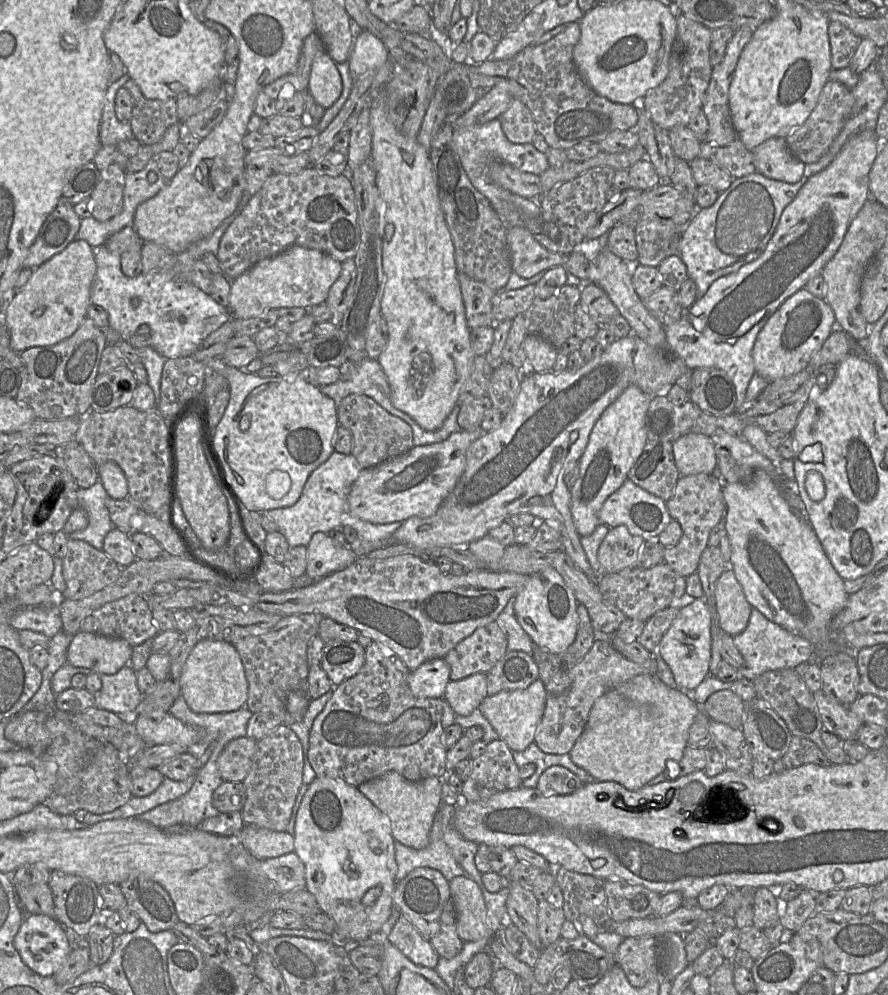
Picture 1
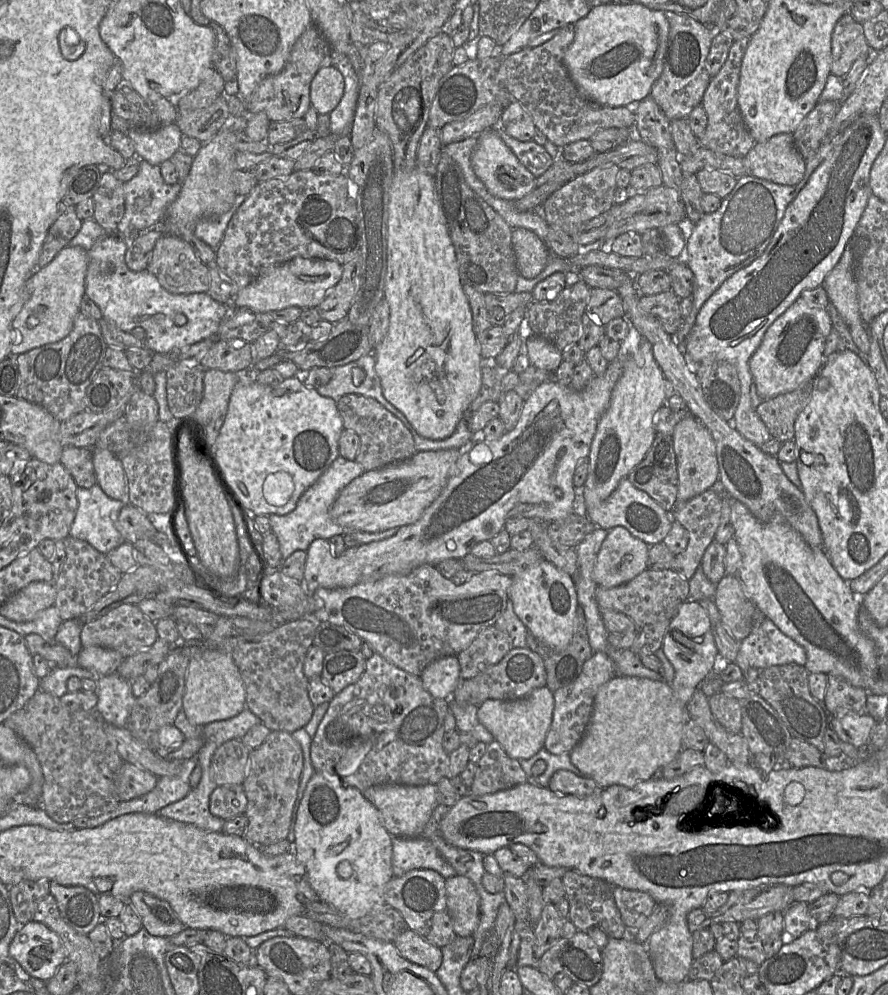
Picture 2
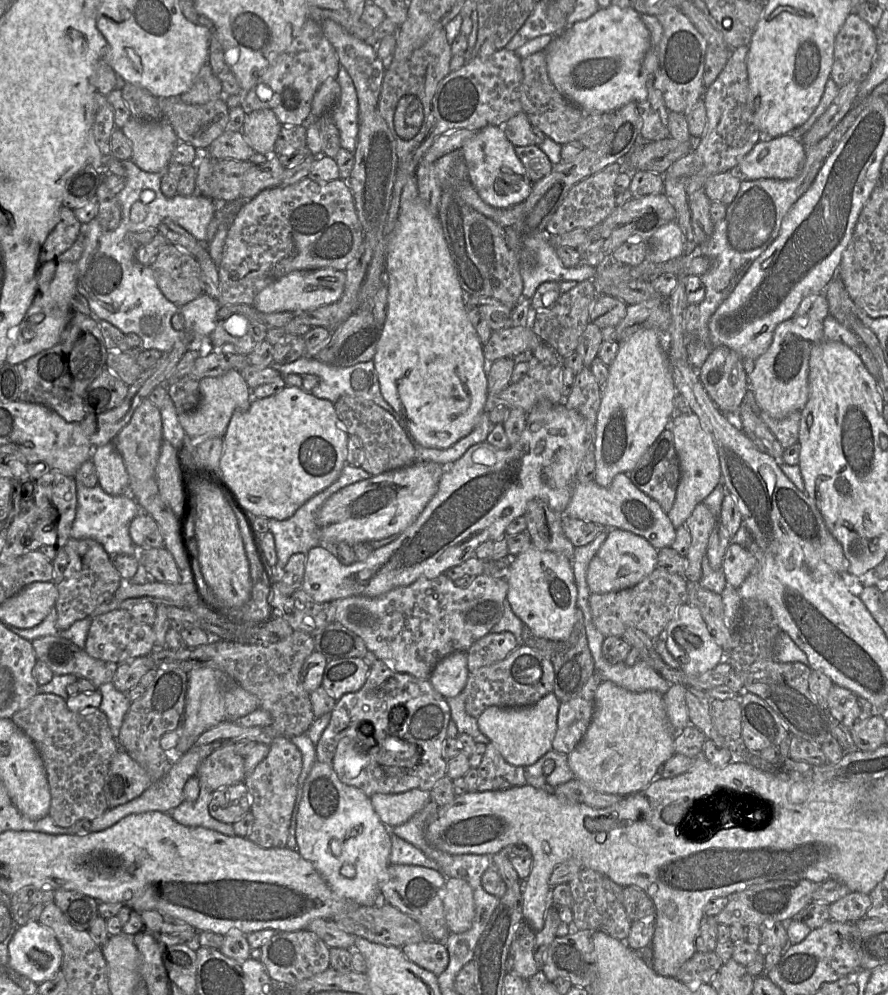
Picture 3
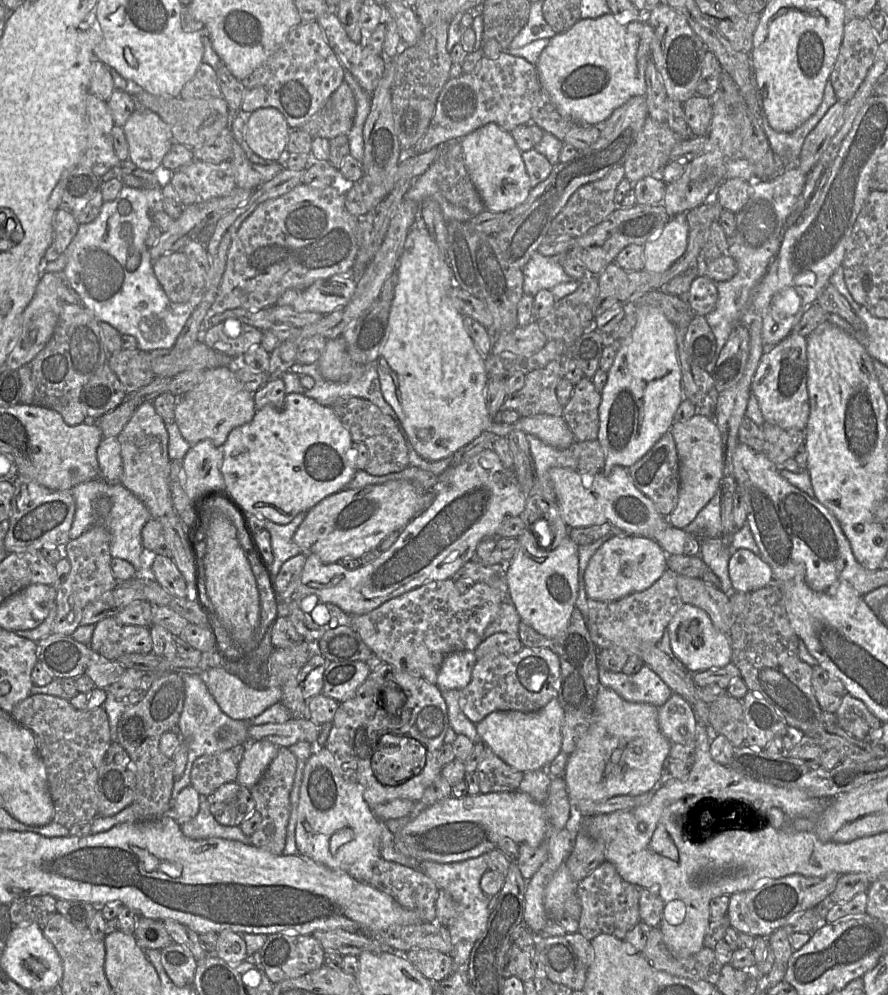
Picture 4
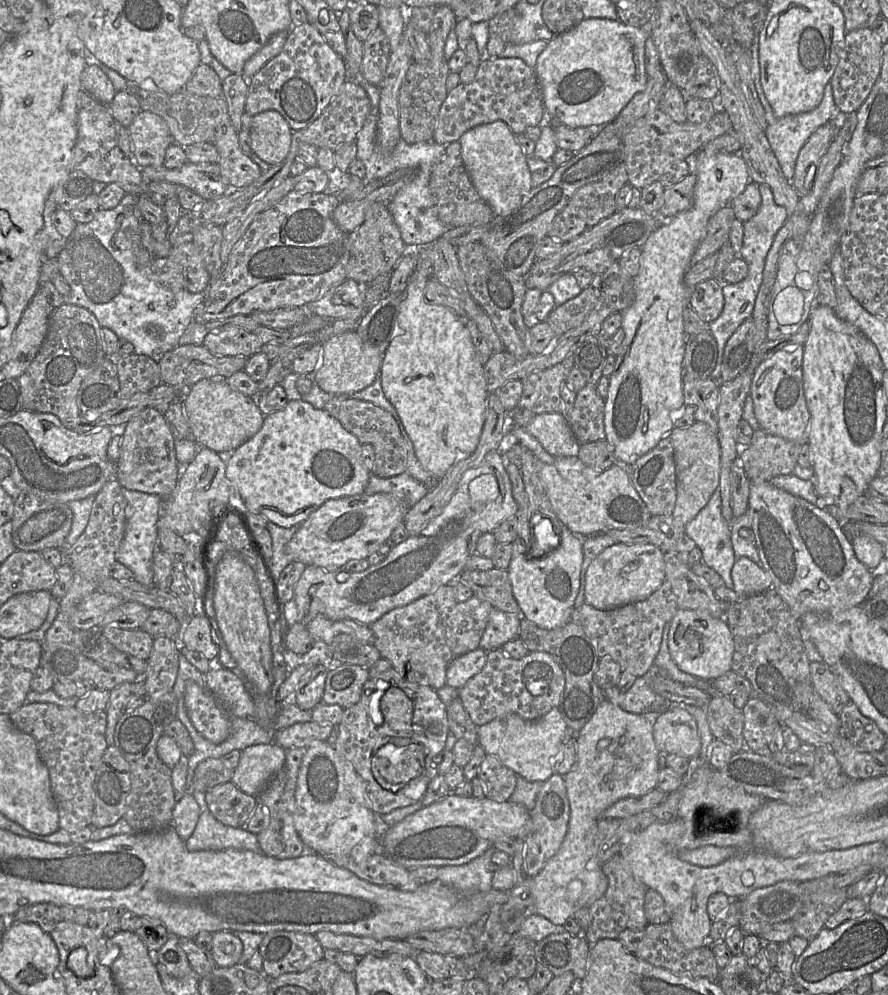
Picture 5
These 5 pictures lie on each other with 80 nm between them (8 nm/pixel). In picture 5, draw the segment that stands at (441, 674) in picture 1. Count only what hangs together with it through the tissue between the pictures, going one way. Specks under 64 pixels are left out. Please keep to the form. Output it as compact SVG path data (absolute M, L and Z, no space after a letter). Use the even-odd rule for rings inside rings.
M482 648L454 658L446 670L446 685L459 689L476 675L485 665L487 651Z

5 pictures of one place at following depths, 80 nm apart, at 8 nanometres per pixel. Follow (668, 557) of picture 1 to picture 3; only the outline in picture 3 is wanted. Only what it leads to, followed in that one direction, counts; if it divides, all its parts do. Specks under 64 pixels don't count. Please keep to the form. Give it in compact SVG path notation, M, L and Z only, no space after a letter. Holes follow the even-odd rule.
M704 502L699 503L685 522L691 534L691 545L686 555L687 568L684 577L688 582L699 582L702 576L702 558L707 552L711 533L717 523Z

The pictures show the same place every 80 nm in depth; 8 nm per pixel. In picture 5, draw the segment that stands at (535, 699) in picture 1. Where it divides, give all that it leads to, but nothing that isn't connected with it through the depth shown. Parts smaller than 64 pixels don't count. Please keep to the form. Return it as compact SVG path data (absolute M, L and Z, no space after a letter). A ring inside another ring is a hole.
M554 707L536 720L526 720L517 714L495 718L487 724L479 726L477 734L478 744L481 745L487 755L497 758L502 765L512 770L519 777L531 782L545 782L554 774L555 764L569 736L569 731L558 707Z

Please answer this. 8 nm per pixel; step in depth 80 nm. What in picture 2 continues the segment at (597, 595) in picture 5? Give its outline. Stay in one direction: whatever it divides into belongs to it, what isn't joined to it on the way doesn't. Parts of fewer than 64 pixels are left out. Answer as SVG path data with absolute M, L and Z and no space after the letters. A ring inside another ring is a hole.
M625 527L608 530L593 568L599 587L623 585L646 570L649 545L633 536Z

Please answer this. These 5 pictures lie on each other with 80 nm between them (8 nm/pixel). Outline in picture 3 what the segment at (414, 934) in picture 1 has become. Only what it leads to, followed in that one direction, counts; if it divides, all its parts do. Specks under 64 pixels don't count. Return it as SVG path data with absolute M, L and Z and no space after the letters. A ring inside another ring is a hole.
M423 940L407 944L401 950L407 959L437 977L447 968L449 963L449 955L444 942Z

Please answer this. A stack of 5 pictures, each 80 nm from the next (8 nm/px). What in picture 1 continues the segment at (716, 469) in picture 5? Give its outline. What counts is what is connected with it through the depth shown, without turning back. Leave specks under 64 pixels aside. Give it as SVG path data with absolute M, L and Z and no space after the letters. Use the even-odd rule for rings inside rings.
M688 433L672 444L680 477L714 473L717 467L717 457L715 444L711 437L699 433Z

